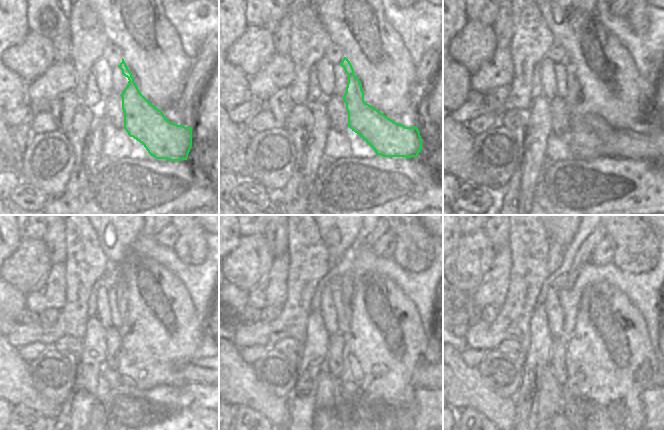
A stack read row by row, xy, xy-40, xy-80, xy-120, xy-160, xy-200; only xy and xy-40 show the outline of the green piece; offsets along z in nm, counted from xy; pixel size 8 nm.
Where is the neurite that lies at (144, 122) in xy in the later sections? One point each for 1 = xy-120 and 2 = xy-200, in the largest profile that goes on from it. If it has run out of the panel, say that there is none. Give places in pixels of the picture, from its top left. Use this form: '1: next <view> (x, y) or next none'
1: next xy-120 (195, 370)
2: next xy-200 (582, 256)

